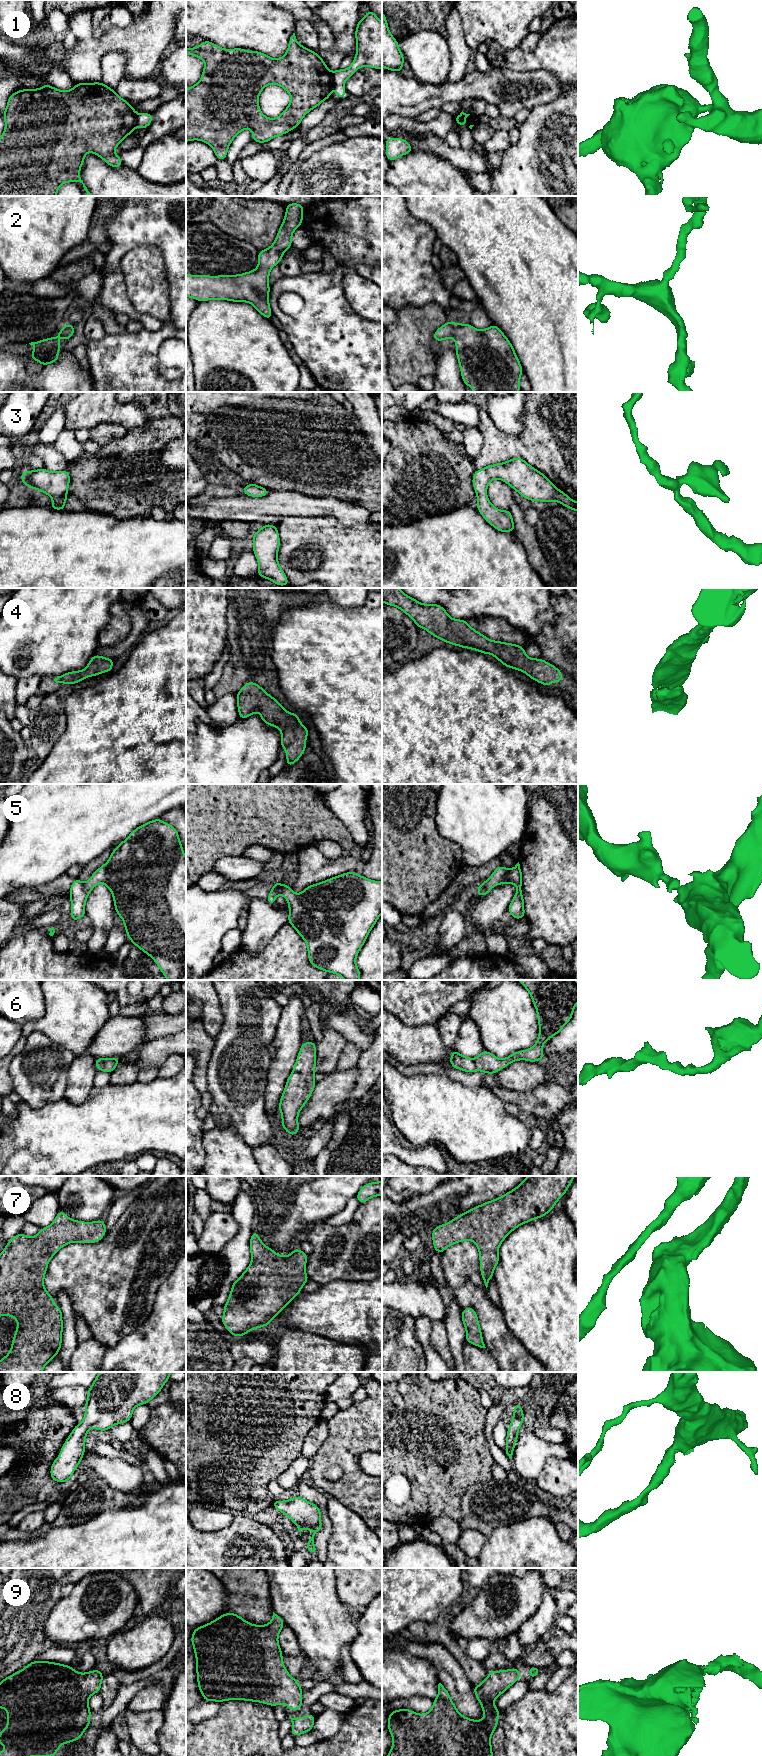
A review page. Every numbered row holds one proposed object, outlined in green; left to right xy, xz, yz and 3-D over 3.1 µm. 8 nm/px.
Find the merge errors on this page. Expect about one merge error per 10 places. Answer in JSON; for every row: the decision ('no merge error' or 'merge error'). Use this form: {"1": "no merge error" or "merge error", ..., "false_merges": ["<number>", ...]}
{"1": "merge error", "2": "no merge error", "3": "no merge error", "4": "no merge error", "5": "no merge error", "6": "no merge error", "7": "no merge error", "8": "no merge error", "9": "no merge error", "false_merges": ["1"]}

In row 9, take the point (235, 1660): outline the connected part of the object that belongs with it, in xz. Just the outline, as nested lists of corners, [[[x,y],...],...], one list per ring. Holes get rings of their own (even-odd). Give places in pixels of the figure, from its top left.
[[[228,1612],[193,1629],[191,1643],[196,1656],[197,1682],[205,1702],[245,1700],[273,1707],[286,1704],[292,1711],[303,1707],[303,1688],[285,1668],[278,1643],[278,1635],[284,1625],[283,1619],[274,1612],[271,1622],[266,1625],[251,1624]]]

